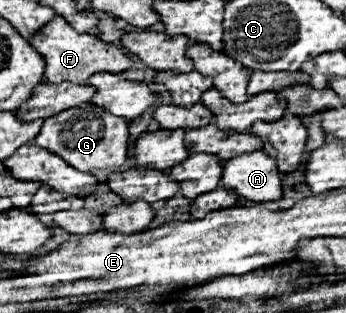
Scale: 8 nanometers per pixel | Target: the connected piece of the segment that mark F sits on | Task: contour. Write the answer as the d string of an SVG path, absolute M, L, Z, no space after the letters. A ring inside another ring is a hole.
M54 16L32 40L30 44L44 56L46 60L46 72L44 78L46 82L58 84L58 82L74 82L74 84L84 84L90 76L96 72L126 72L132 68L132 58L124 54L118 46L112 46L104 40L100 40L94 34L78 34L62 16Z

